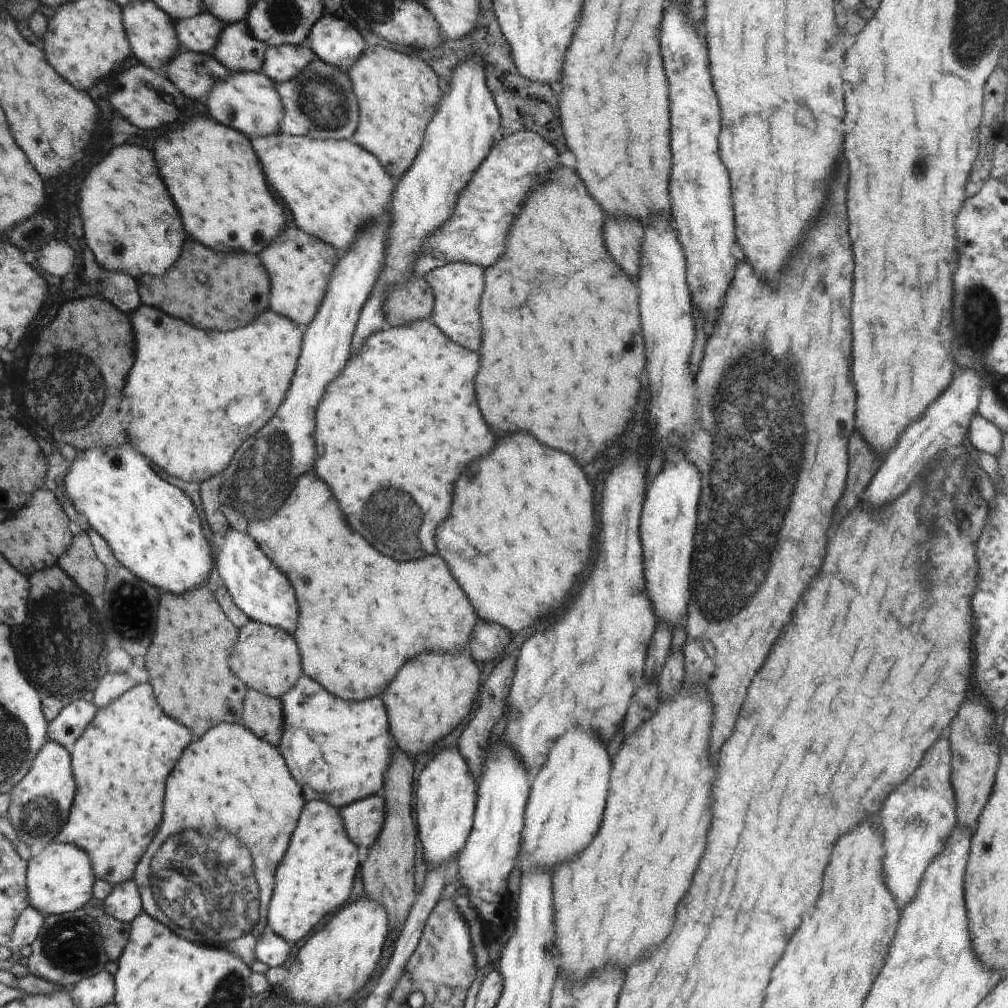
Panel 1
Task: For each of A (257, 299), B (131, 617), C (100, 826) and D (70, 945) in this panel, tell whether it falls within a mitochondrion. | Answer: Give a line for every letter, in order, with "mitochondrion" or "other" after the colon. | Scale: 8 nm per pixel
A: other
B: mitochondrion
C: other
D: mitochondrion

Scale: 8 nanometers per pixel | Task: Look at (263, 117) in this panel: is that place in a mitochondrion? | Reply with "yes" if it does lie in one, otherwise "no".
no

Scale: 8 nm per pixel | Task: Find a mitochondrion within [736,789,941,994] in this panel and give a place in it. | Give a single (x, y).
(918, 822)

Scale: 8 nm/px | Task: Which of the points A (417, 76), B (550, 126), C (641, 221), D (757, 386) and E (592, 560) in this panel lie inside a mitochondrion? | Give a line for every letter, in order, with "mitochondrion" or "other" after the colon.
A: other
B: other
C: other
D: mitochondrion
E: other

